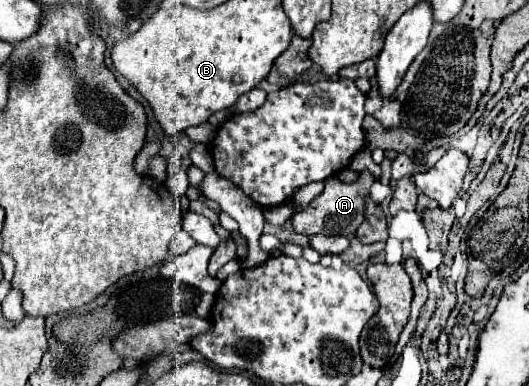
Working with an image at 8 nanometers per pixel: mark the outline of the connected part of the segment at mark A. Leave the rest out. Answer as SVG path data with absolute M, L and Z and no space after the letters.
M363 172L359 174L359 178L351 184L341 182L337 176L327 178L325 180L325 190L299 214L295 214L291 218L293 228L299 234L355 234L355 230L361 226L361 222L365 220L365 200L369 196L369 188L373 186L375 178L371 172Z

